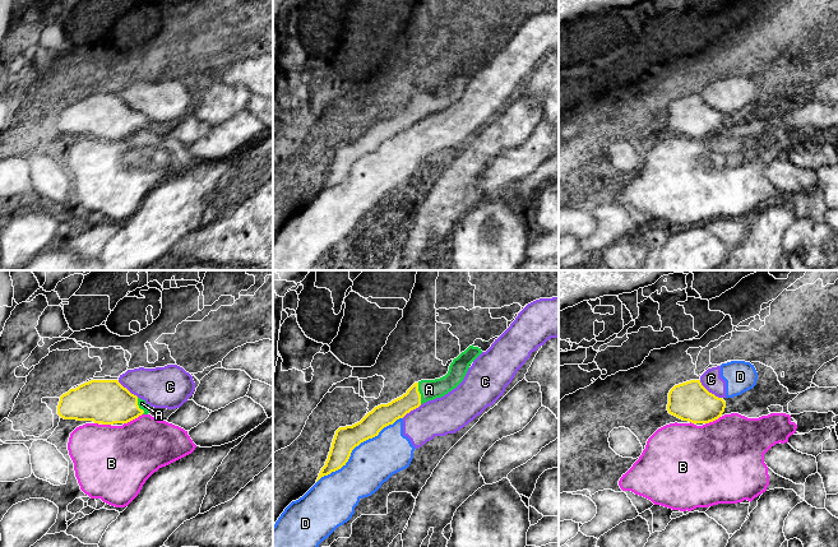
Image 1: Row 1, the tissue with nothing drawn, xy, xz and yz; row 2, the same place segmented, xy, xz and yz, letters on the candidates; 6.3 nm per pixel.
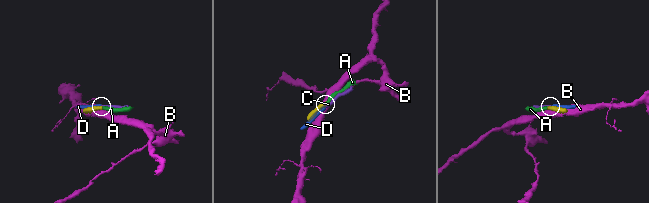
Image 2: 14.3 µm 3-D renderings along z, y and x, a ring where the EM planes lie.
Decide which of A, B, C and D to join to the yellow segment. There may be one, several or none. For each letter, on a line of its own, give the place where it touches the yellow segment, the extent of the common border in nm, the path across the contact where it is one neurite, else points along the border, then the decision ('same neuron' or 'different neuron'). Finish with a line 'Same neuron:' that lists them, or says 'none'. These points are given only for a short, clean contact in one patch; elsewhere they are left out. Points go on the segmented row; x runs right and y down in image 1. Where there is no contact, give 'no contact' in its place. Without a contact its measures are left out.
A: contact xz (418, 393); length 140 nm; way xz (385, 415), (411, 401), (418, 393), (429, 389); same neuron
B: contact xy (133, 418); length 140 nm; border xy (142, 413), (124, 423); different neuron
C: contact yz (708, 392); length 180 nm; border yz (699, 380), (709, 392), (721, 398); different neuron
D: contact xz (356, 445); length 700 nm; different neuron
Same neuron: A

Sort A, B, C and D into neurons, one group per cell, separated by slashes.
A / B / C D

